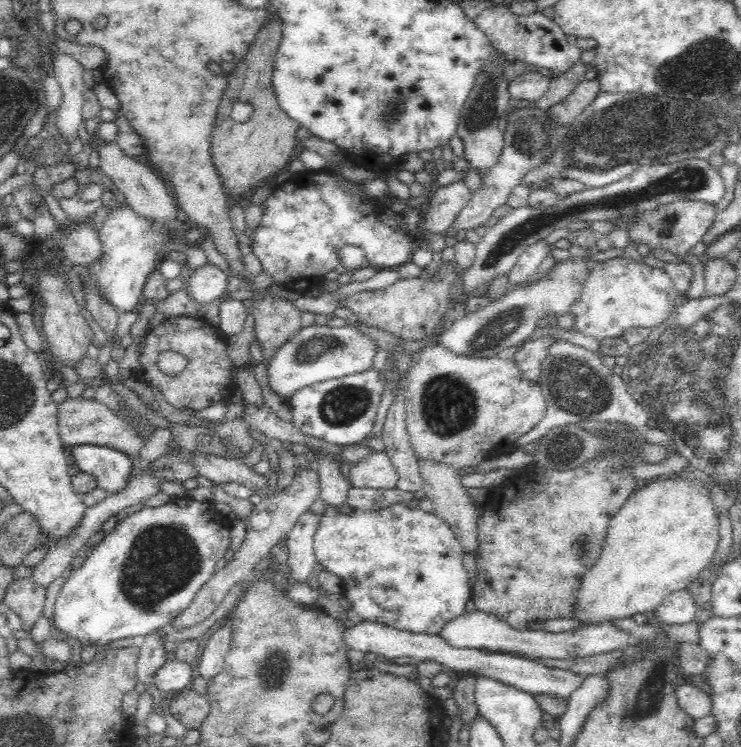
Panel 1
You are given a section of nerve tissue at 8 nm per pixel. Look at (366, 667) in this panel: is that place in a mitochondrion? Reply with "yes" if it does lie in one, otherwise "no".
no

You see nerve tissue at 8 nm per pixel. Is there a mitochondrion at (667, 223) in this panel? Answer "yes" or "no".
yes

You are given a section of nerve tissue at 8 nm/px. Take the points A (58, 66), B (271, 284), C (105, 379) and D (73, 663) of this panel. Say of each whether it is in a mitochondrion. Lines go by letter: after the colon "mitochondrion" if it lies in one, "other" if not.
A: other
B: other
C: other
D: other

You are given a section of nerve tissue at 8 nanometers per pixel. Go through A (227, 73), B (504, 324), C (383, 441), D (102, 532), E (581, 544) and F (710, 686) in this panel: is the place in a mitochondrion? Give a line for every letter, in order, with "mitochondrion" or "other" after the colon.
A: other
B: mitochondrion
C: other
D: other
E: mitochondrion
F: other

